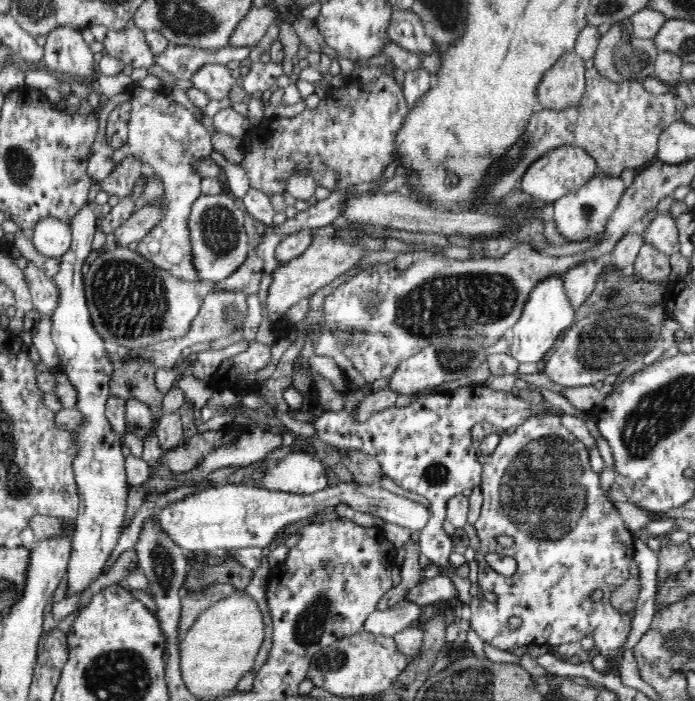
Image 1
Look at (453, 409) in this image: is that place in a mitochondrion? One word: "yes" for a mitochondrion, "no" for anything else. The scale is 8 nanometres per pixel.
no

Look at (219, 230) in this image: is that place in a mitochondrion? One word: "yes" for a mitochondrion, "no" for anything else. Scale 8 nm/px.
yes

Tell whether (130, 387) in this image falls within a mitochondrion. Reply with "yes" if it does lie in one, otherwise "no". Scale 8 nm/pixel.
no

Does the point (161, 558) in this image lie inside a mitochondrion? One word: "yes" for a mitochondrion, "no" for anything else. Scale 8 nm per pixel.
yes

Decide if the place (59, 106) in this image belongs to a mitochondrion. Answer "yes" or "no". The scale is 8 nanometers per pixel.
no

